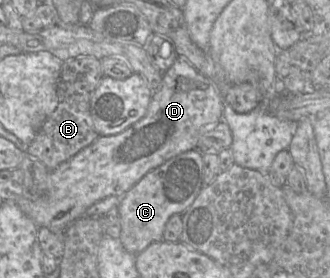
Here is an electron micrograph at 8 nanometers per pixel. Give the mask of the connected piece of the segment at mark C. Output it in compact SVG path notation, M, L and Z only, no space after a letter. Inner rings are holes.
M198 149L183 152L144 175L120 198L116 209L121 224L118 239L125 250L132 254L139 254L151 243L161 241L168 219L174 214L184 213L194 202L203 186L203 153Z

